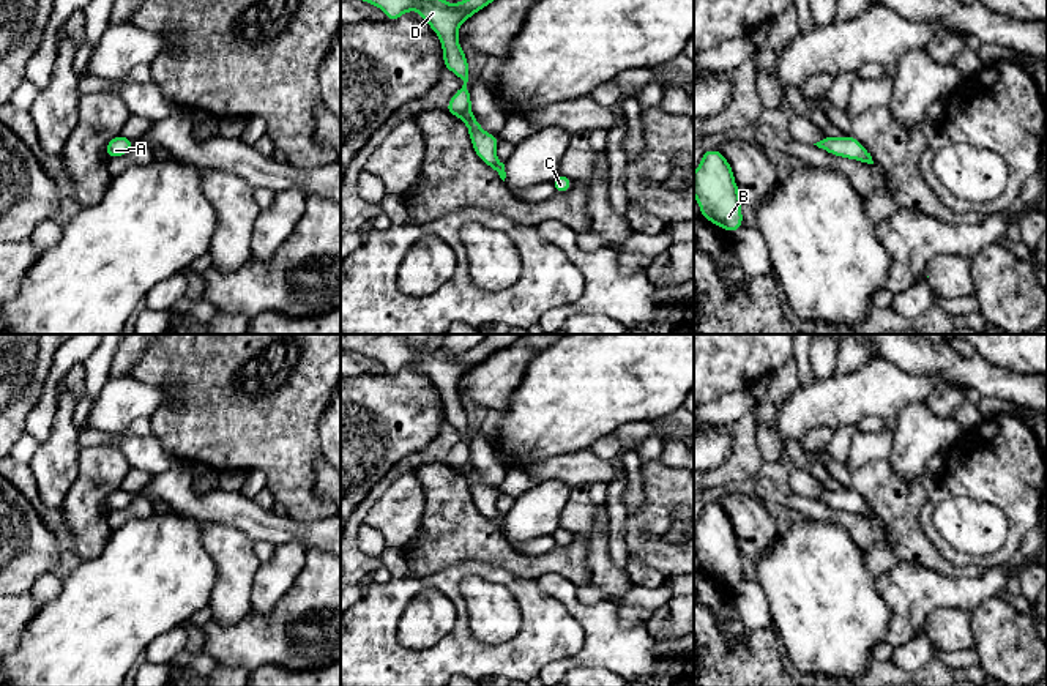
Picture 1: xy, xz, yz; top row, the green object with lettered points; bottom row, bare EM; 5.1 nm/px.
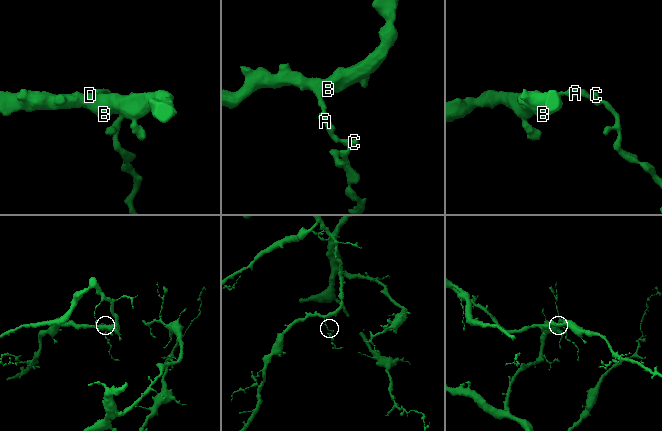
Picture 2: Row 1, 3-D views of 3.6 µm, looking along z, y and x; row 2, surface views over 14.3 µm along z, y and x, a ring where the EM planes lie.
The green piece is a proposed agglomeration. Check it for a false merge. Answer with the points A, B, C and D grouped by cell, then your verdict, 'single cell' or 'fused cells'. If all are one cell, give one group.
A B C D | single cell

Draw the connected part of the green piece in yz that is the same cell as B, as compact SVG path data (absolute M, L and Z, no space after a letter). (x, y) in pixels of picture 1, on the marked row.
M705 150L694 172L694 196L706 221L730 233L744 226L733 170L719 150Z

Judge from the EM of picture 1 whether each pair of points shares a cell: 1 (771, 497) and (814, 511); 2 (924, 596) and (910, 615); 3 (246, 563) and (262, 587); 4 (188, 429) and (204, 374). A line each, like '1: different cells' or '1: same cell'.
1: same cell
2: same cell
3: different cells
4: same cell

